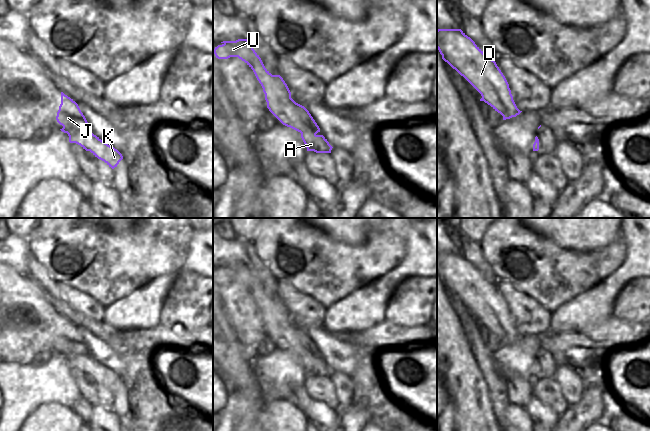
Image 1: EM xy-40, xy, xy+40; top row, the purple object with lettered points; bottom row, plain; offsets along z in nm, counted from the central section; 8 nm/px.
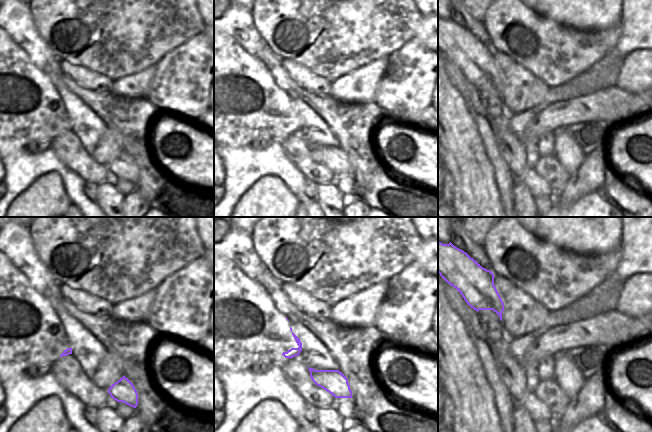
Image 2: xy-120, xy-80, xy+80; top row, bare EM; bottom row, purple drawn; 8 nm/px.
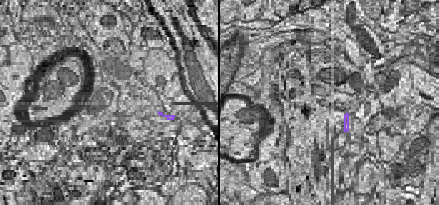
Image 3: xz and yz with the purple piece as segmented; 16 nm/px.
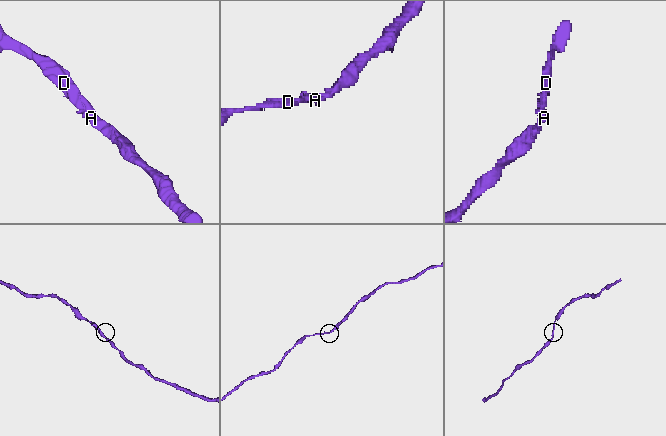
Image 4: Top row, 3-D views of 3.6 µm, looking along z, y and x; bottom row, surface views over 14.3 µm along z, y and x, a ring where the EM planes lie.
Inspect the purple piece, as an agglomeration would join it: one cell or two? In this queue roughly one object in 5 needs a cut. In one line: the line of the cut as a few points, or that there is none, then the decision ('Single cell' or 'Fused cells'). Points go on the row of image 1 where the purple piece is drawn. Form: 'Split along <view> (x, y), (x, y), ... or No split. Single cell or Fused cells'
No split. Single cell.

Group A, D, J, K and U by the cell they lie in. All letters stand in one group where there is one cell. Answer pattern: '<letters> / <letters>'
A D J K U

